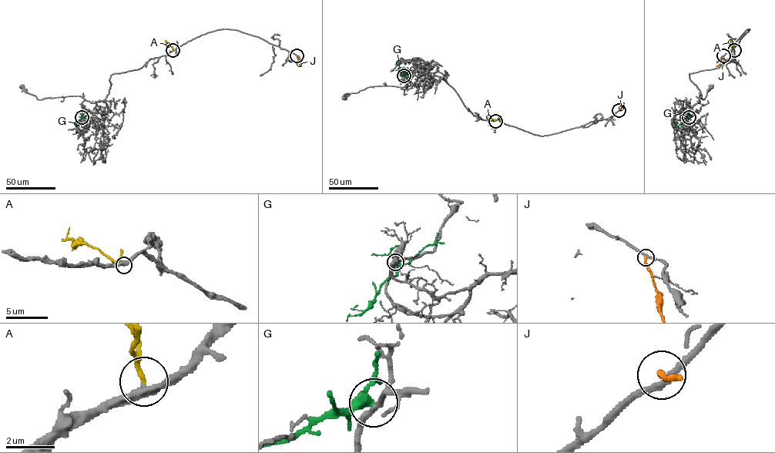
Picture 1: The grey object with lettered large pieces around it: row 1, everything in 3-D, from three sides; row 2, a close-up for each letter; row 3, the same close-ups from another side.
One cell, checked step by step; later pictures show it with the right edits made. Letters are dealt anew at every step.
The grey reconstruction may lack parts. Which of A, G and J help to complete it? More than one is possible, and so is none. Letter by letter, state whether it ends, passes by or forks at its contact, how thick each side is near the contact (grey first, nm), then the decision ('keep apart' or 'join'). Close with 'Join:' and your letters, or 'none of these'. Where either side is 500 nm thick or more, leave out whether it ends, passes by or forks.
A: it ends there; 320 nm thick on the grey side, 180 nm on the other; join
G: it passes by; 240 nm thick on the grey side, 320 nm on the other; keep apart
J: it ends there; 240 nm thick on the grey side, 240 nm on the other; keep apart
Join: A

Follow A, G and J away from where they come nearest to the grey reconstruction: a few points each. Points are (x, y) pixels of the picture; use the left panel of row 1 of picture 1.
A: (173, 50), (165, 40)
G: (82, 117), (76, 126), (75, 122)
J: (296, 55), (301, 66)

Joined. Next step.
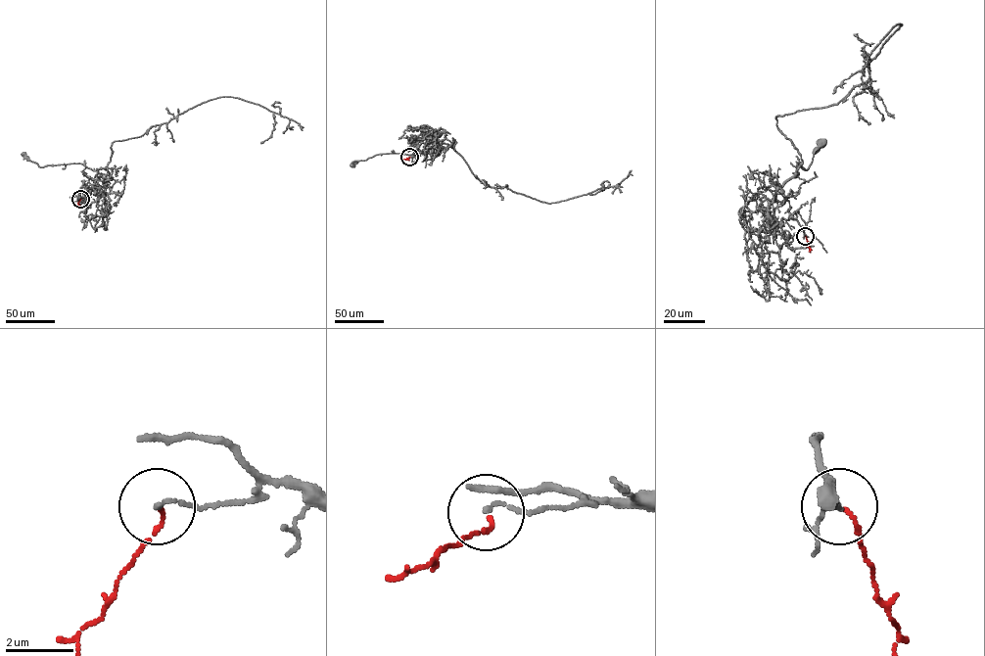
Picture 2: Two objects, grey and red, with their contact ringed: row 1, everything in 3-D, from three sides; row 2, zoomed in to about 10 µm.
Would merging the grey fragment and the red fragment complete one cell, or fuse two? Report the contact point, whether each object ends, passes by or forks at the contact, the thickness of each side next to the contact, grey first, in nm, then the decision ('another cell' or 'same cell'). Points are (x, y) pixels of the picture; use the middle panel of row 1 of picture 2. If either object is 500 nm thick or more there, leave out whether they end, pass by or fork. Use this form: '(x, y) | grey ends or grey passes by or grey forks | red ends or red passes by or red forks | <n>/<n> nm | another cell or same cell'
(409, 157) | grey ends | red ends | 120/110 nm | another cell

